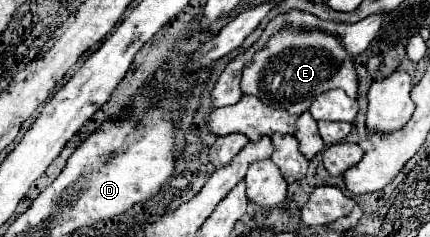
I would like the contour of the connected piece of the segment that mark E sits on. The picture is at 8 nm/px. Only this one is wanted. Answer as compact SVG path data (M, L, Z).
M277 30L265 48L255 52L251 64L243 68L243 94L257 96L263 104L283 108L291 116L309 110L311 100L327 90L341 88L349 98L357 98L357 70L355 56L345 50L339 36L323 30Z

